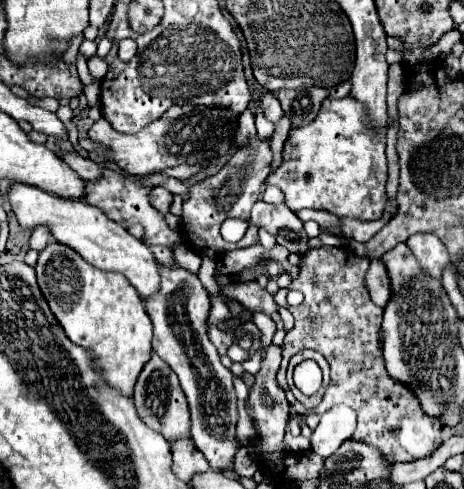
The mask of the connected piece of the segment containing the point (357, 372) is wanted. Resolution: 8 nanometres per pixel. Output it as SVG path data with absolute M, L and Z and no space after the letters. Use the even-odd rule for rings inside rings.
M318 246L310 248L302 256L298 264L298 276L288 288L278 290L274 296L274 300L280 306L286 306L296 320L294 328L284 338L282 368L286 368L290 356L298 350L310 348L320 352L330 362L332 380L320 406L312 412L324 414L334 404L344 402L358 414L358 428L352 438L380 448L390 462L426 458L442 444L442 422L438 416L424 414L412 388L392 380L384 368L378 340L382 308L370 300L364 280L368 266L368 258L356 256L346 246ZM290 290L300 290L304 294L304 302L300 306L290 306L286 302L286 294Z

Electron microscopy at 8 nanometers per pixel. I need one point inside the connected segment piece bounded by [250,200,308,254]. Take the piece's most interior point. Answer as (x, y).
(277, 219)

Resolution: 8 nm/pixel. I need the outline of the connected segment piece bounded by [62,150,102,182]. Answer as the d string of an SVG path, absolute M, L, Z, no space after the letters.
M74 150L62 154L62 158L64 158L64 162L66 162L74 172L78 172L78 176L80 176L82 180L86 180L86 182L96 182L98 176L102 176L100 164L96 164L94 160L86 160L86 158L78 156Z

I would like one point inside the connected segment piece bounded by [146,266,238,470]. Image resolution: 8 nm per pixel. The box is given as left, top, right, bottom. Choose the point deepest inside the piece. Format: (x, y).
(178, 310)

